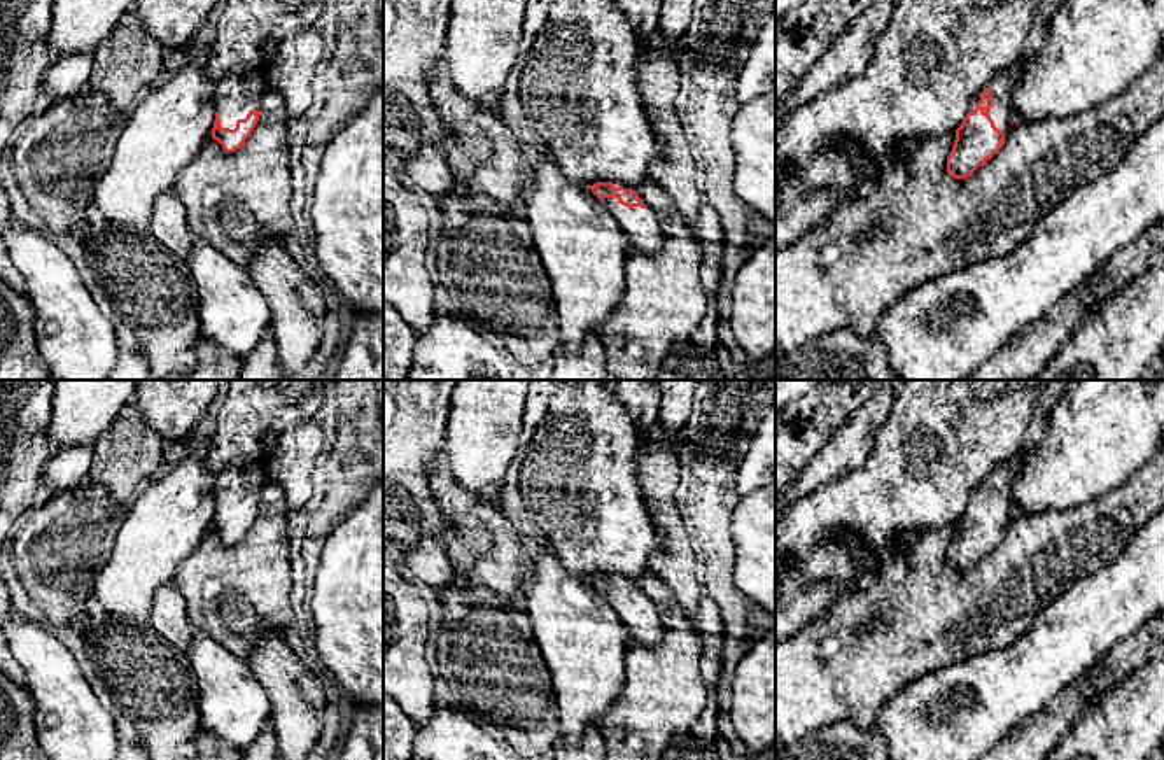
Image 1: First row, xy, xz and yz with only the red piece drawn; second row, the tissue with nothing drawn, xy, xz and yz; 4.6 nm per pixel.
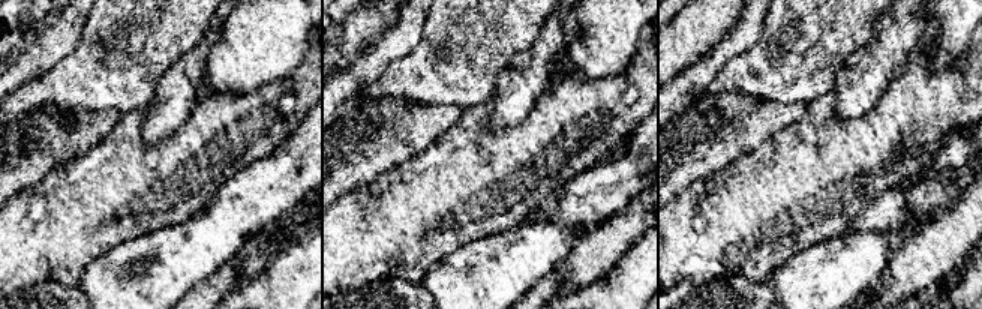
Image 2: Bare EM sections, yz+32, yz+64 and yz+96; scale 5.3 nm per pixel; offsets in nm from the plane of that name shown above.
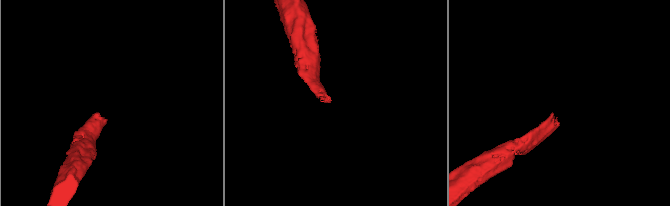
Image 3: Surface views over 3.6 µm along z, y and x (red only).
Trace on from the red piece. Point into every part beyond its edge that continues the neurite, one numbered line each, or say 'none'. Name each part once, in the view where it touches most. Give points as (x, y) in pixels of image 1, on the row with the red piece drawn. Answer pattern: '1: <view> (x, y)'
1: xy (238, 91)

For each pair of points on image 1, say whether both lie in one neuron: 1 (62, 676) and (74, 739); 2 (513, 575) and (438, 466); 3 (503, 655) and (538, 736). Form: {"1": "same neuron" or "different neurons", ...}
{"1": "same neuron", "2": "same neuron", "3": "same neuron"}

